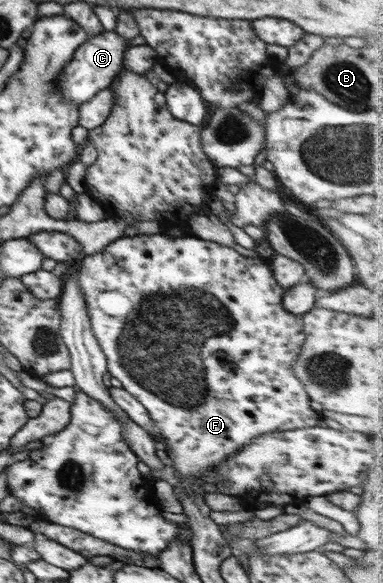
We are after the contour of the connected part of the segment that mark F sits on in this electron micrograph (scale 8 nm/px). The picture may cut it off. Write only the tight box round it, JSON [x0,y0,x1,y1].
[78,232,322,495]

